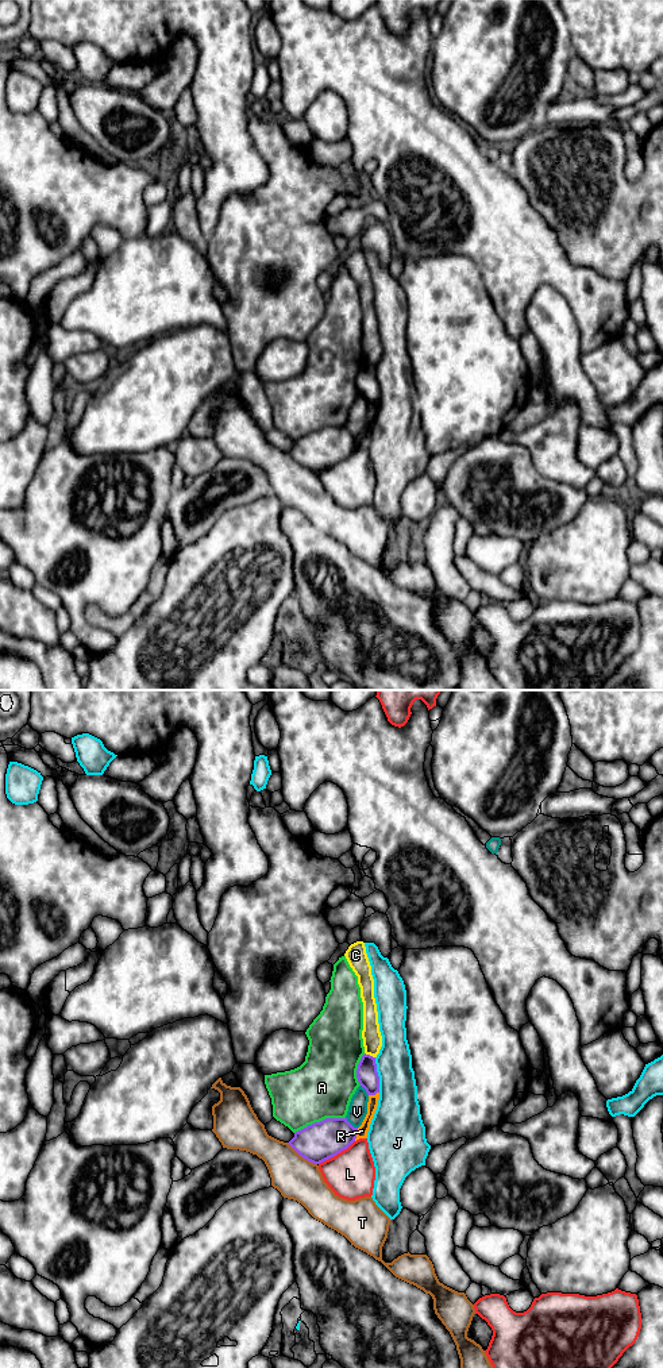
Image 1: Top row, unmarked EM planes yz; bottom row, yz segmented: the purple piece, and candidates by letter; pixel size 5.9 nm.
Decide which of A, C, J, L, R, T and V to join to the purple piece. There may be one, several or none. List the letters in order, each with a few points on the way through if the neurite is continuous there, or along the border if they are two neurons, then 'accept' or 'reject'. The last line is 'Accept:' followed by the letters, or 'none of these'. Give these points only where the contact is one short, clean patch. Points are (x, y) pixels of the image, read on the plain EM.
A: reject
C: along yz (365, 361), (374, 366) | reject
J: reject
L: along yz (354, 449), (346, 457), (319, 473) | reject
R: reject
T: reject
V: along yz (346, 426), (357, 436) | reject
Accept: none of these

